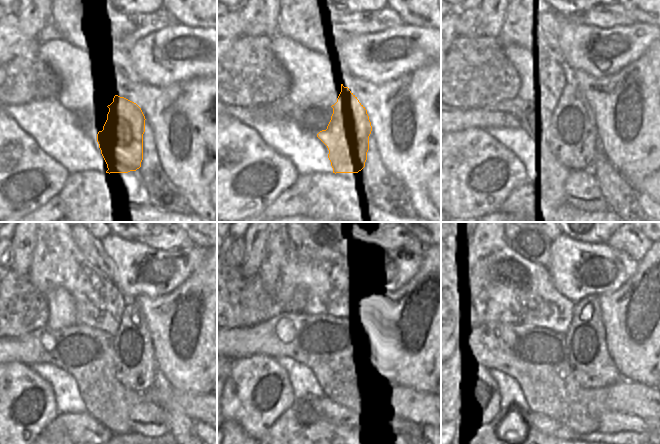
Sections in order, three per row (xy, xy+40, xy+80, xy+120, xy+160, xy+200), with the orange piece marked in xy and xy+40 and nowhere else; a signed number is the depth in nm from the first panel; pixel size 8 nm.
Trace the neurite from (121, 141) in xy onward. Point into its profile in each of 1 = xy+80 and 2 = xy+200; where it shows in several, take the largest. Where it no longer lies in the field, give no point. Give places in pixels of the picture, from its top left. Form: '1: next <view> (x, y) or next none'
1: next xy+80 (574, 137)
2: next xy+200 (591, 364)

